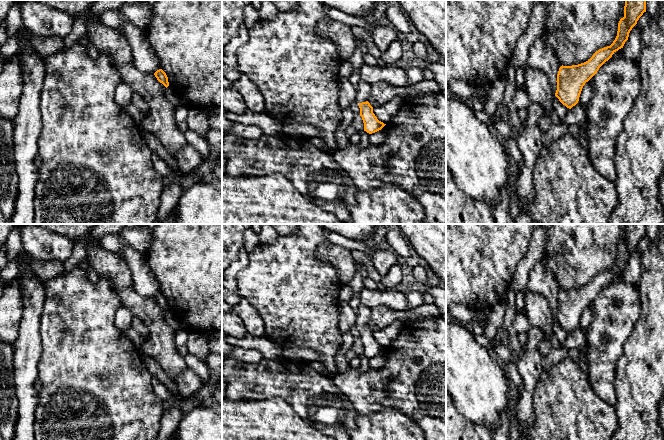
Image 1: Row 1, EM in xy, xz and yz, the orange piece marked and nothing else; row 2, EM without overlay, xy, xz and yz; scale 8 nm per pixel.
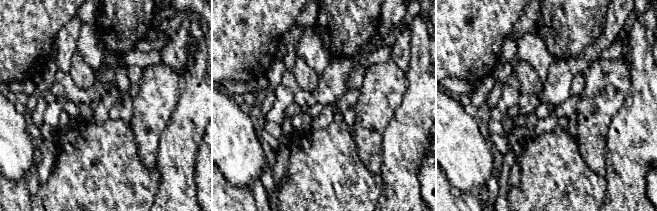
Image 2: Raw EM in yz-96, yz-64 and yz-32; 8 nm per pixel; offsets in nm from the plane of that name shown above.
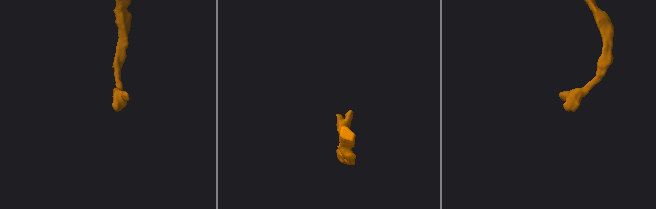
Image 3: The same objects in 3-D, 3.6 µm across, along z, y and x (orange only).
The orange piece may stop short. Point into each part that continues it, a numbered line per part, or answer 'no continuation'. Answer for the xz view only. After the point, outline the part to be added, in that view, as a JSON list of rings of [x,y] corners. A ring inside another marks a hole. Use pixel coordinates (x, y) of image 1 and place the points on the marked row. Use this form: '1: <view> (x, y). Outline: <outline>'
1: xz (363, 90). Outline: [[[360,80],[357,87],[357,98],[356,98],[356,102],[358,104],[368,101],[370,95],[370,87],[371,87],[370,83]]]

